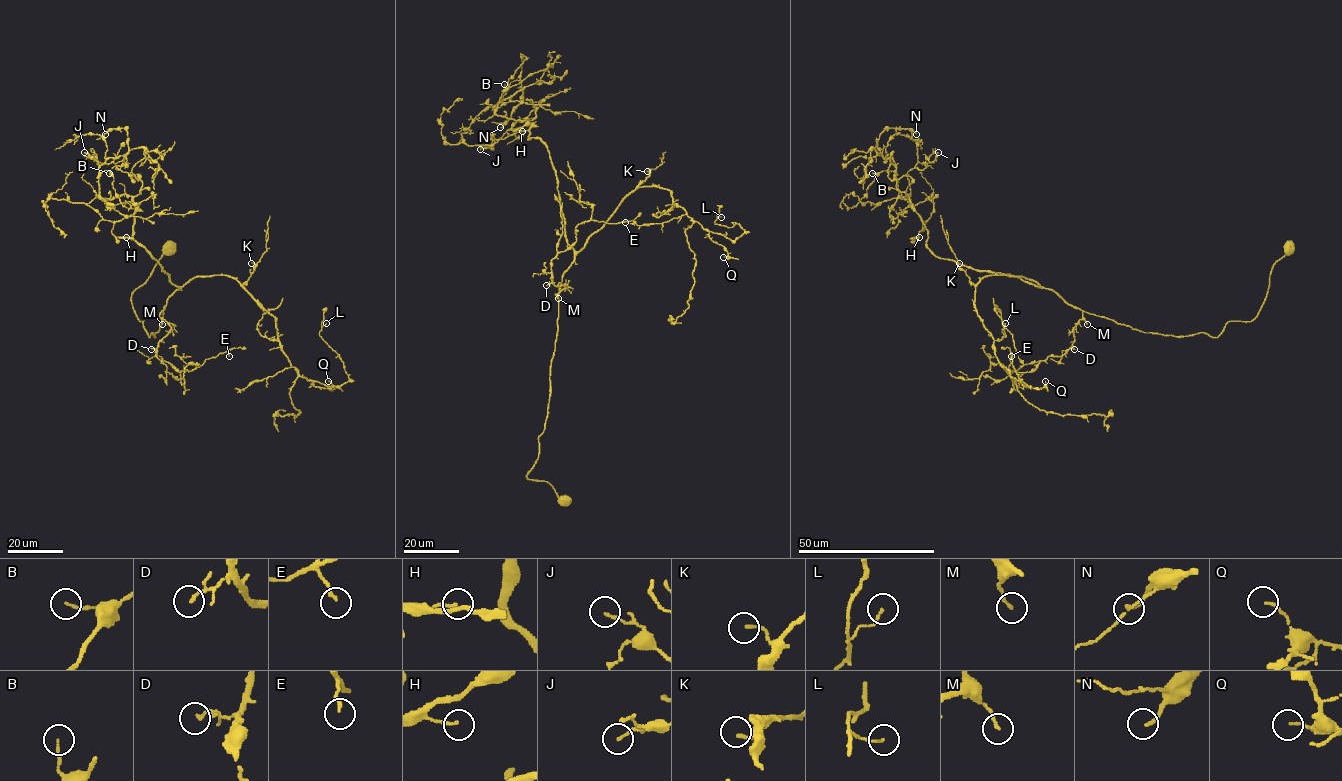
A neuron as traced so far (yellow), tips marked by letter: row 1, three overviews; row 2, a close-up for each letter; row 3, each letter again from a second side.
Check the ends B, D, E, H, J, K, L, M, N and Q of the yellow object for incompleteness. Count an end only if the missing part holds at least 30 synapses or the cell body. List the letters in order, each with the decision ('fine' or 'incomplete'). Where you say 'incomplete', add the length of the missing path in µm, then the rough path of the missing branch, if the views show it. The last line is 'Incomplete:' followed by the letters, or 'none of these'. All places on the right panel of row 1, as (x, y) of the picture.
B: fine
D: fine
E: fine
H: fine
J: fine
K: fine
L: fine
M: fine
N: incomplete; about 35 µm are missing; missing branch runs (916, 134), (928, 140), (944, 169)
Q: fine
Incomplete: N

